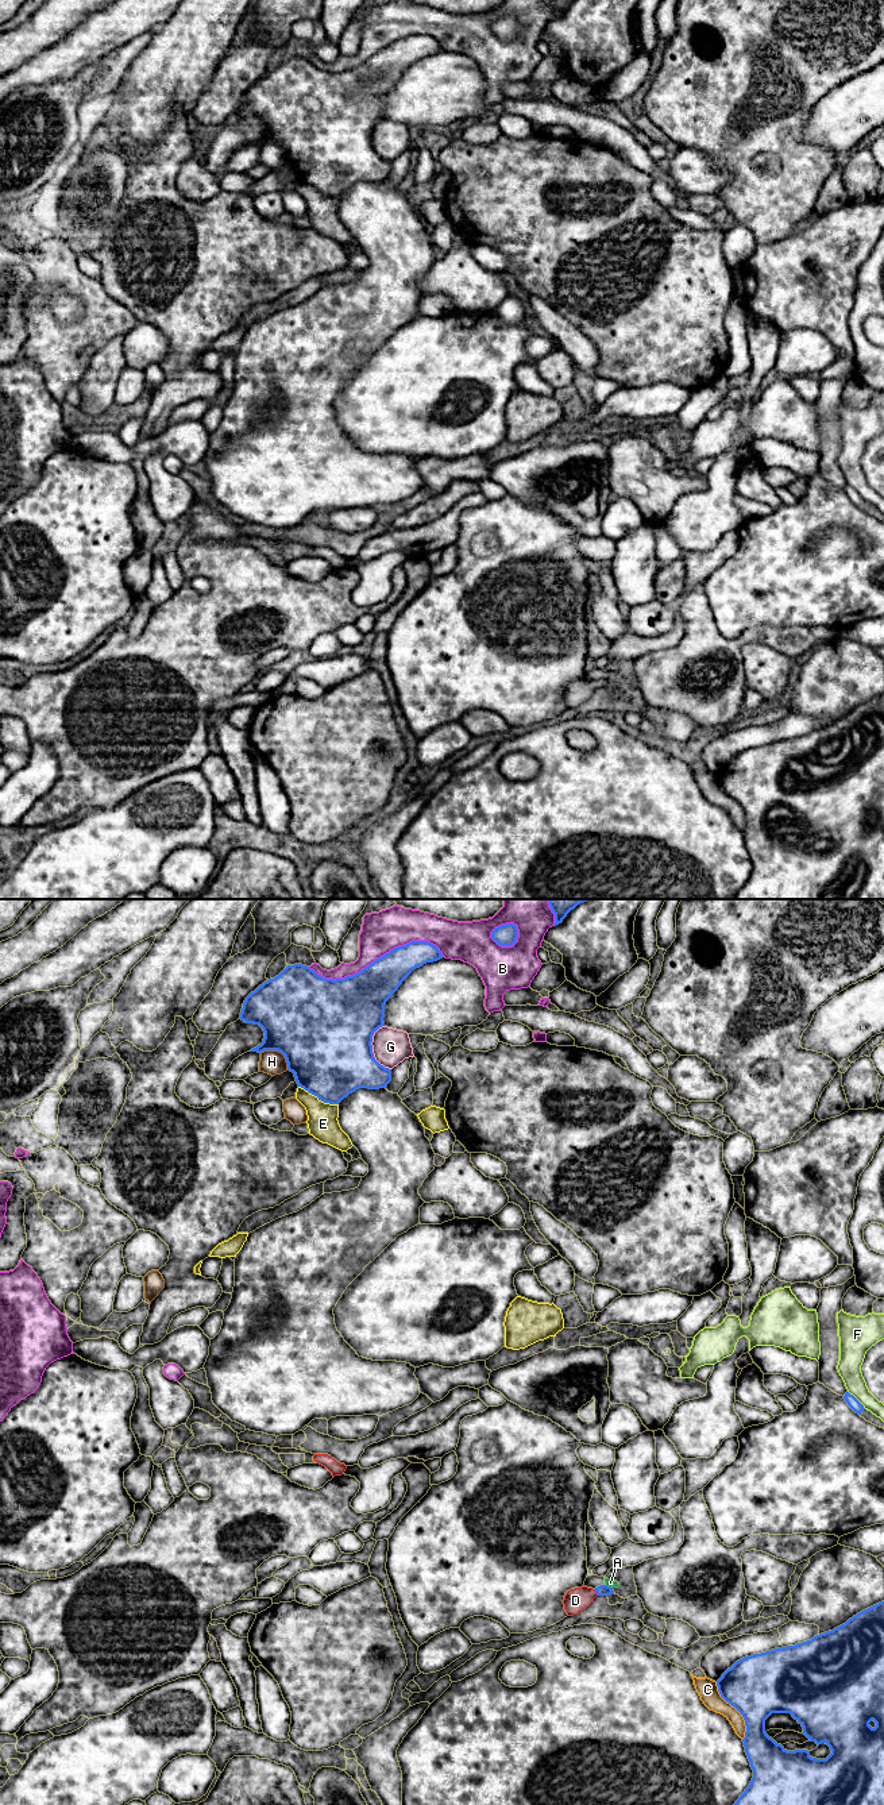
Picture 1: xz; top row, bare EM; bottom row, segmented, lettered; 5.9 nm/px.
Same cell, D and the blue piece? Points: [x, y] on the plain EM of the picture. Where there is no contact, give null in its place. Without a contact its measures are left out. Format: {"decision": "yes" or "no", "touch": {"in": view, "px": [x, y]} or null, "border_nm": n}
{"decision": "yes", "touch": {"in": "xz", "px": [595, 683]}, "border_nm": 50}

